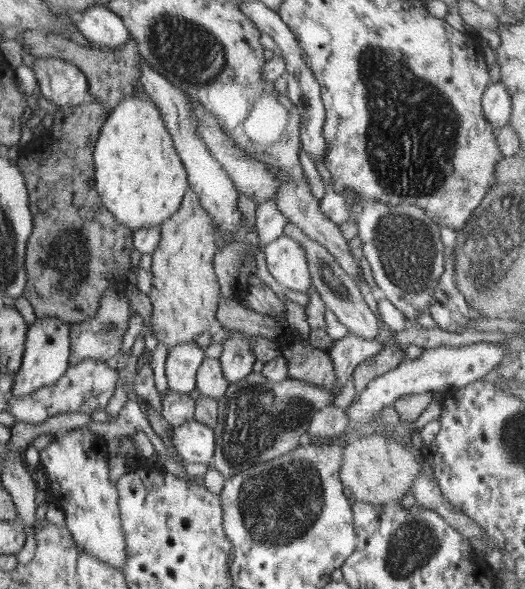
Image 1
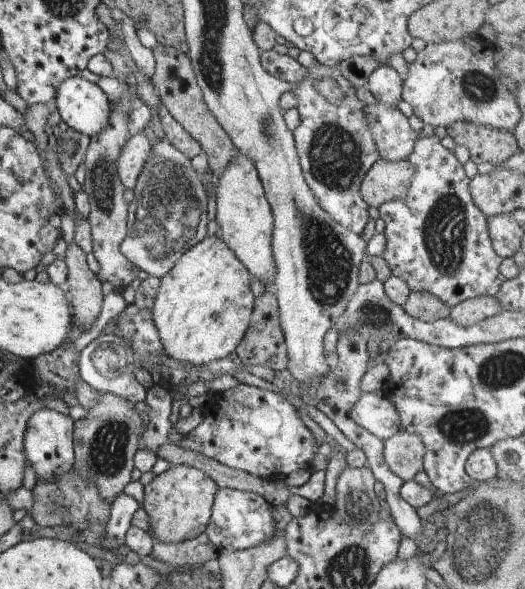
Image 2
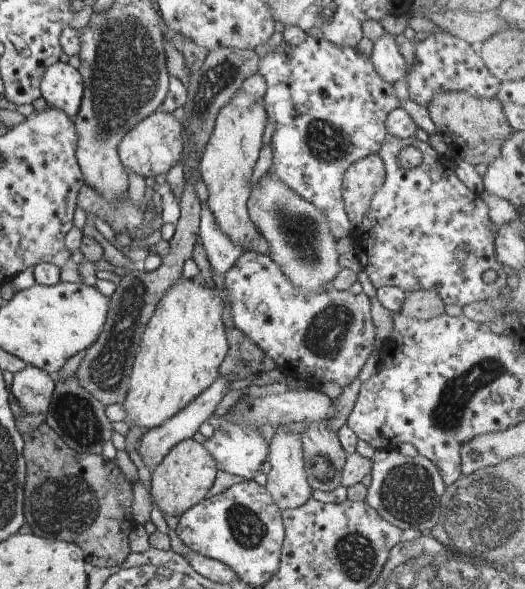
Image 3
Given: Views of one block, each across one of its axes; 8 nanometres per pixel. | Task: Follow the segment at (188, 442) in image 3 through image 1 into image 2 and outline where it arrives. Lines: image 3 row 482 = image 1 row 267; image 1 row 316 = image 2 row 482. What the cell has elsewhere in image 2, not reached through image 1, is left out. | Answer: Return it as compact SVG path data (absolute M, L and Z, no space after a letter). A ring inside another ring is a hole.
M174 465L145 486L143 510L150 518L154 540L177 544L205 533L219 485L203 472L187 465Z

